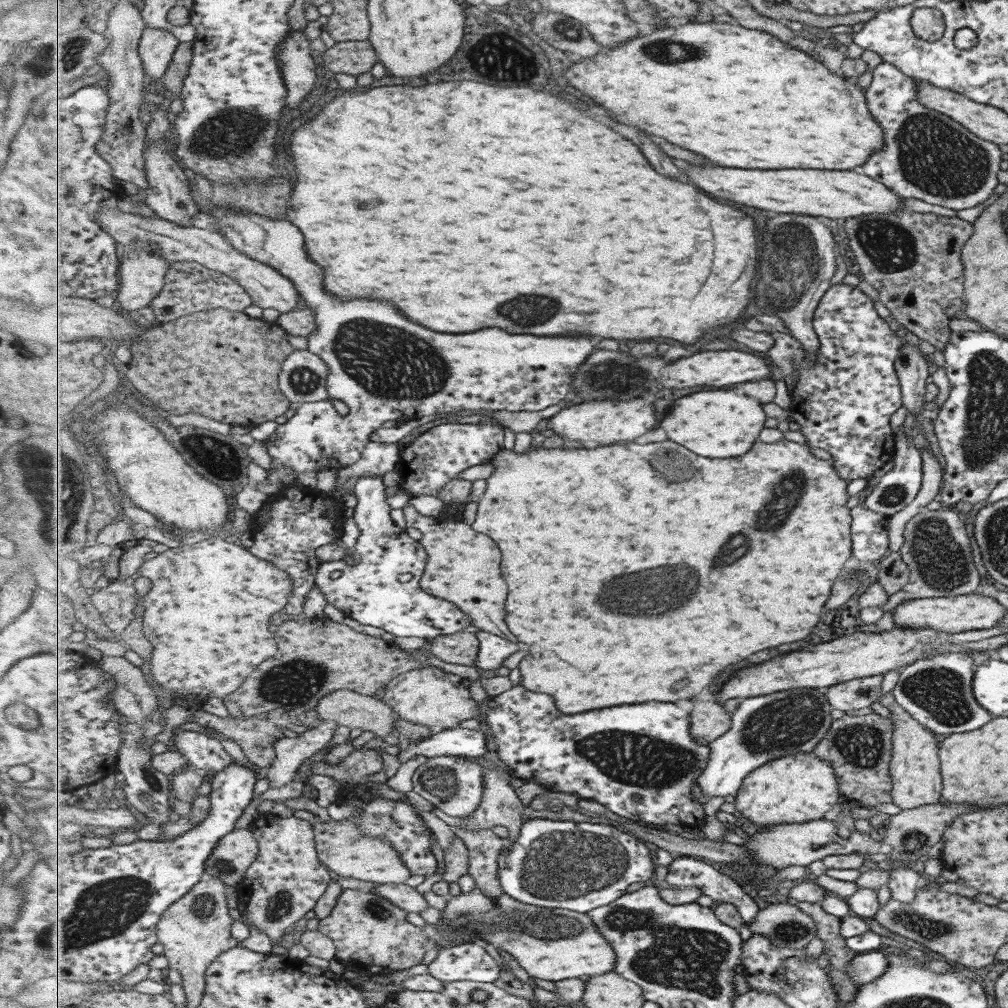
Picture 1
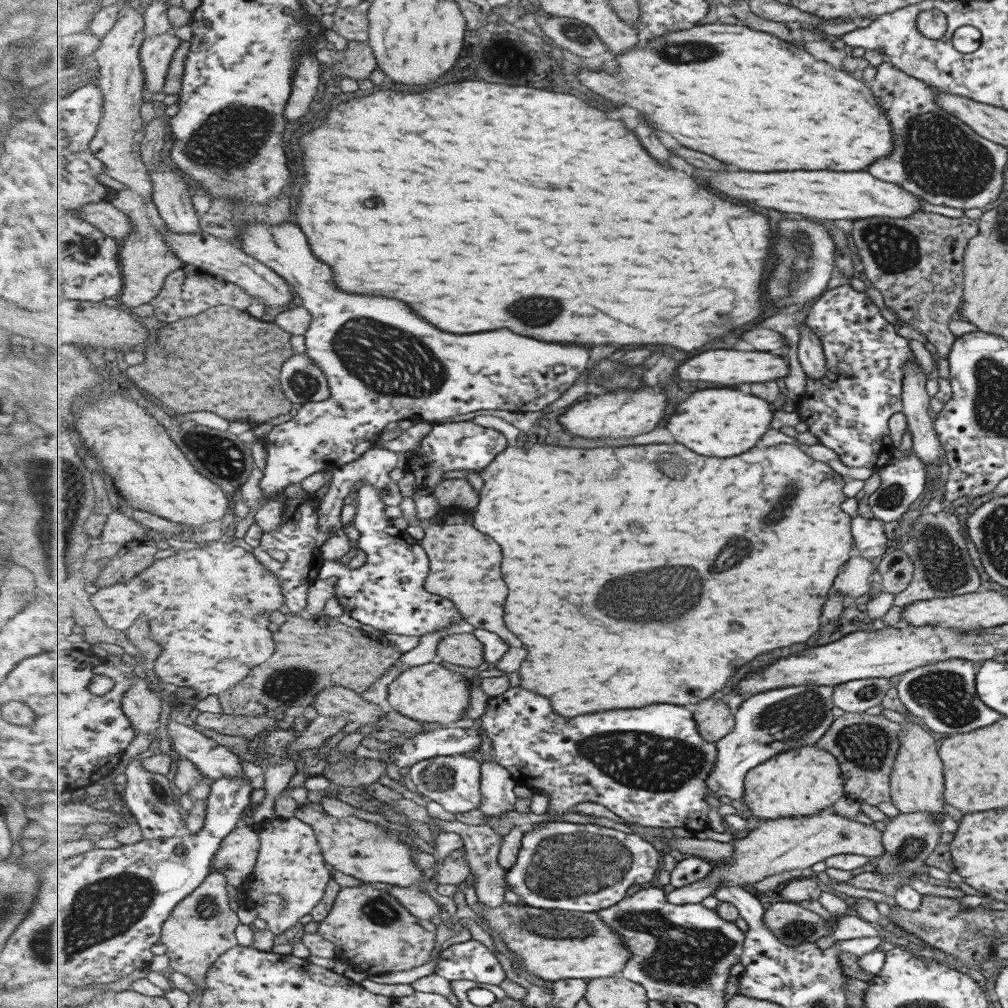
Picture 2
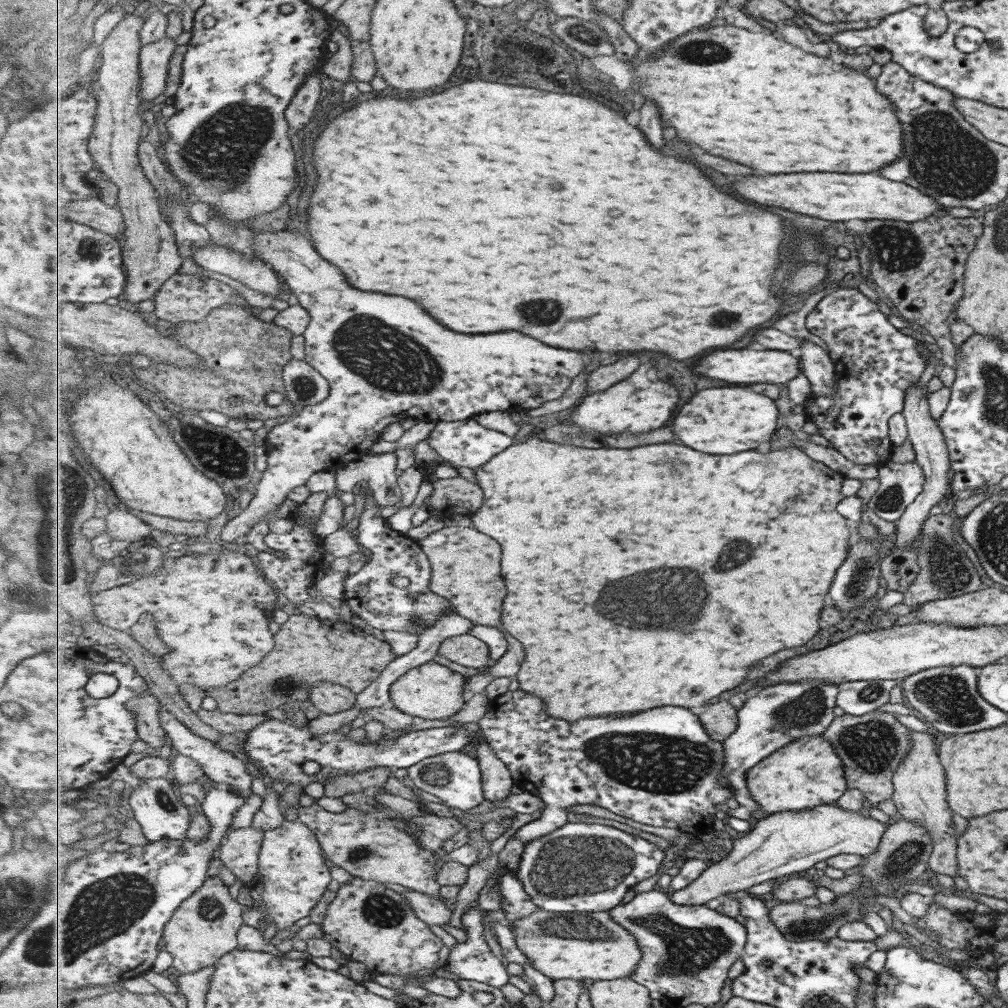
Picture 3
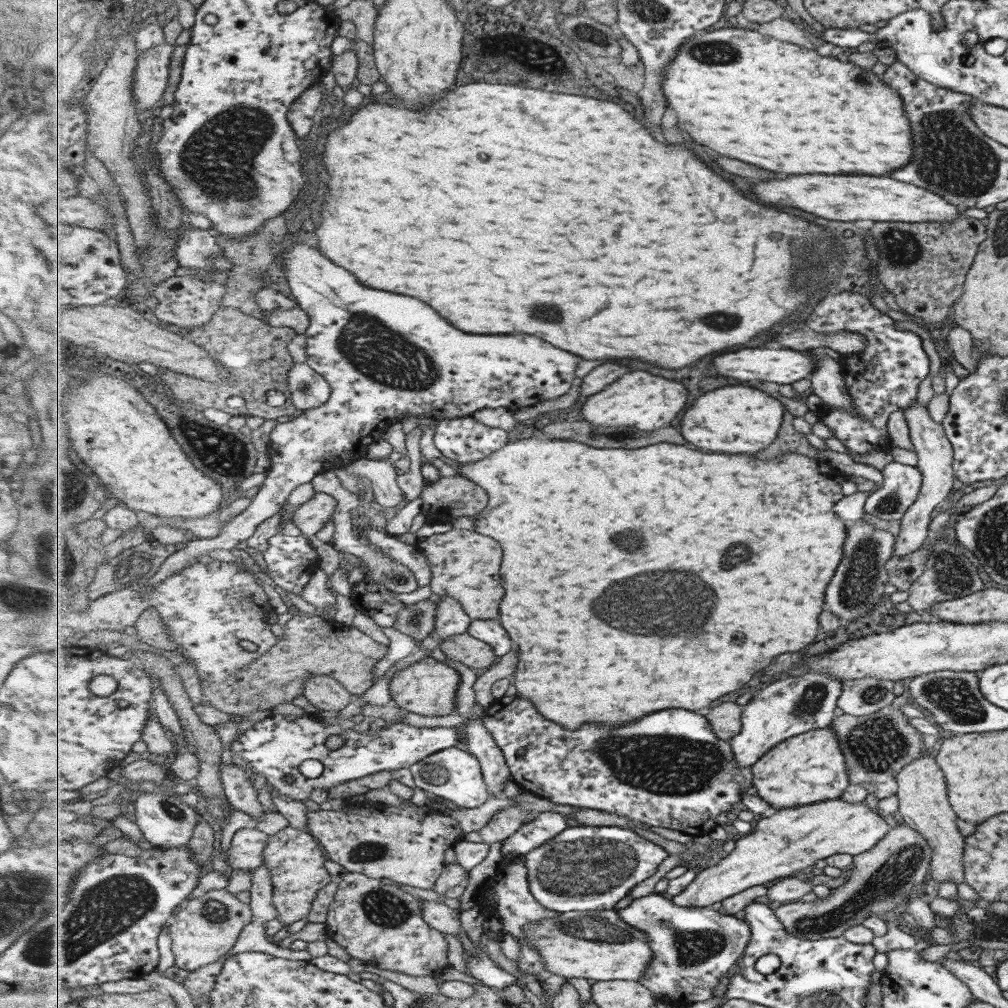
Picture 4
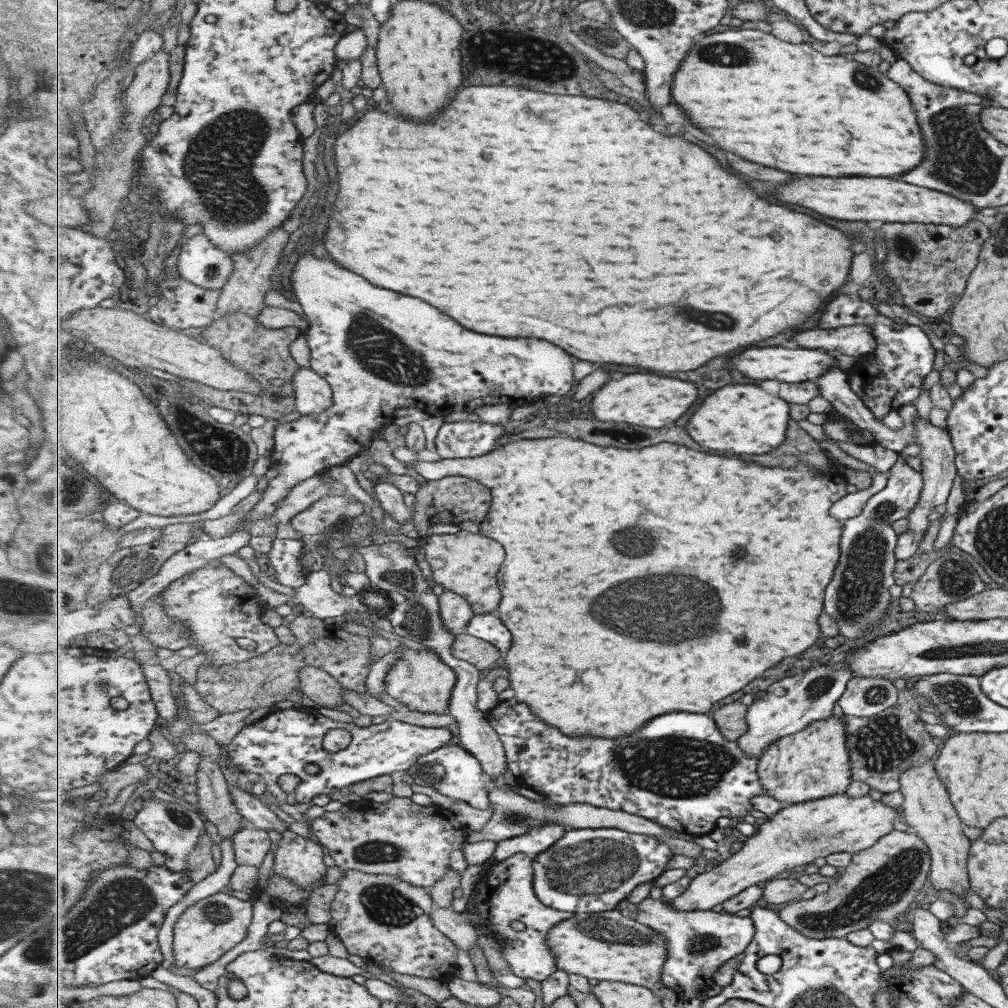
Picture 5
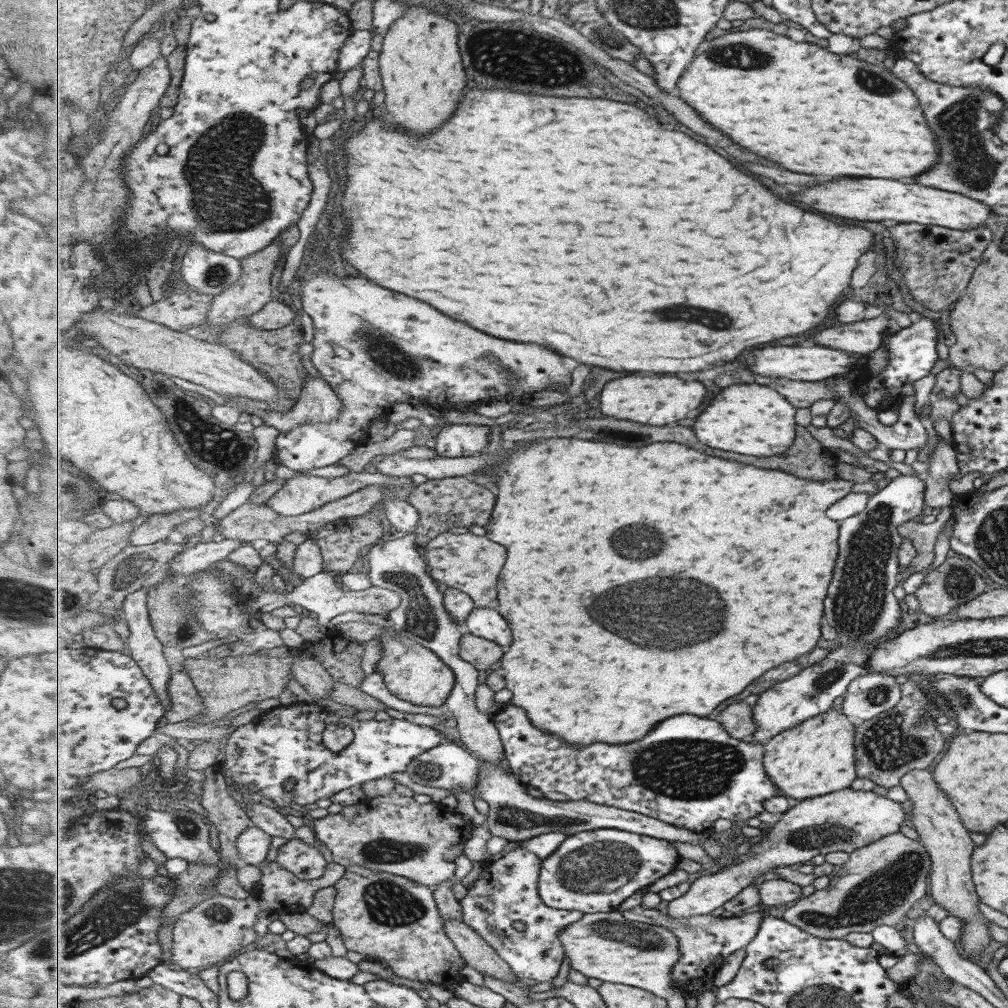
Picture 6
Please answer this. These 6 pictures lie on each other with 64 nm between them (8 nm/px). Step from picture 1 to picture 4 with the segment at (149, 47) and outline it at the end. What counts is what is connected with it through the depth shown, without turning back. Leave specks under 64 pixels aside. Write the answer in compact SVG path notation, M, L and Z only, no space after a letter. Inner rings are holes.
M165 43L140 54L133 93L139 111L147 111L165 95L170 83L170 64L175 48L175 45Z

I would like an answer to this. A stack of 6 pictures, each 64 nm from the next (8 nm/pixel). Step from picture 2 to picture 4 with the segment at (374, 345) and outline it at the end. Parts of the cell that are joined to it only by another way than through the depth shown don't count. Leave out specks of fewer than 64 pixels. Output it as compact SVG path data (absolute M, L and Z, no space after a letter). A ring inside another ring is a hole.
M286 241L281 244L281 248L282 251L275 256L278 255L283 269L286 269L285 277L296 303L310 316L310 328L305 334L306 363L331 383L332 396L323 406L305 410L294 419L283 419L275 427L271 432L271 448L268 451L271 465L249 508L231 519L217 538L195 538L178 550L162 565L157 574L147 580L149 590L159 586L161 580L167 580L181 570L198 564L201 558L213 556L213 552L217 550L237 553L237 546L249 540L259 524L275 516L297 487L311 482L319 474L319 470L343 468L363 459L367 446L384 438L389 426L402 422L409 416L423 414L442 421L473 416L477 410L485 408L511 407L517 410L559 398L567 394L573 386L575 370L582 359L575 353L537 336L491 336L463 332L427 302L413 296L369 288L355 274L337 266L333 260L321 256L319 250L307 244Z

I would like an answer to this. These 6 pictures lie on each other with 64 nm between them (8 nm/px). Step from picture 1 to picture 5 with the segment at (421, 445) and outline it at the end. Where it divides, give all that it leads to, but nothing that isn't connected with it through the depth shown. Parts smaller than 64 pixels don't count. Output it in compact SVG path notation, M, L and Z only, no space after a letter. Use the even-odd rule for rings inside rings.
M477 421L444 422L437 432L435 445L441 459L475 458L495 447L503 435L501 424Z

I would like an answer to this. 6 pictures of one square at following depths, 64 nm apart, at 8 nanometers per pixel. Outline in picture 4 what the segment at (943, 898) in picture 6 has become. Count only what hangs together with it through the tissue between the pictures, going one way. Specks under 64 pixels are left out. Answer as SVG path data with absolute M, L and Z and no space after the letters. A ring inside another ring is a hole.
M926 748L921 750L913 763L907 764L902 770L899 770L896 784L897 789L894 795L899 800L896 817L900 823L913 828L927 842L927 846L931 850L928 864L930 878L935 883L952 882L955 885L963 883L961 858L963 858L963 846L965 846L964 836L957 829L957 818L948 804L943 776L936 766L930 750Z

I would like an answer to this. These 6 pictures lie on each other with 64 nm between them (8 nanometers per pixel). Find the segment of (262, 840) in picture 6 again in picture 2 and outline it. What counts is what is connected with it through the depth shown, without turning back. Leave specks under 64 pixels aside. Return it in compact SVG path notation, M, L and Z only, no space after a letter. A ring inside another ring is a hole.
M247 825L235 828L215 854L212 872L223 873L235 888L241 886L255 872L260 846L259 828Z

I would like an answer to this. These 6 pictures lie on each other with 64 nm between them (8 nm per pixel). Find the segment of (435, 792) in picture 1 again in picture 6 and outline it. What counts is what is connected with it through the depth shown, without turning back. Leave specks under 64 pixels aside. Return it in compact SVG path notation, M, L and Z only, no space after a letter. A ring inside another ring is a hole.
M445 741L436 746L435 749L419 756L417 760L413 760L413 763L409 764L407 772L411 779L419 785L448 789L453 794L457 794L457 792L454 792L455 789L464 787L467 792L475 797L477 811L481 815L488 816L491 811L489 804L483 798L479 798L479 794L474 790L476 780L478 780L478 770L480 770L480 762L477 757L473 756L471 752L463 750L461 746Z

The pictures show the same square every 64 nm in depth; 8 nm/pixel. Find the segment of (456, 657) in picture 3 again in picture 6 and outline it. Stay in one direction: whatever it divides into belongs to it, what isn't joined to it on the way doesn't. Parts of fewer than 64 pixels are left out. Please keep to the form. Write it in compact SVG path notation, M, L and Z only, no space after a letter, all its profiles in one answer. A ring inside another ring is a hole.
M465 632L461 638L459 655L470 662L477 670L499 668L499 660L503 658L503 648L495 641Z

